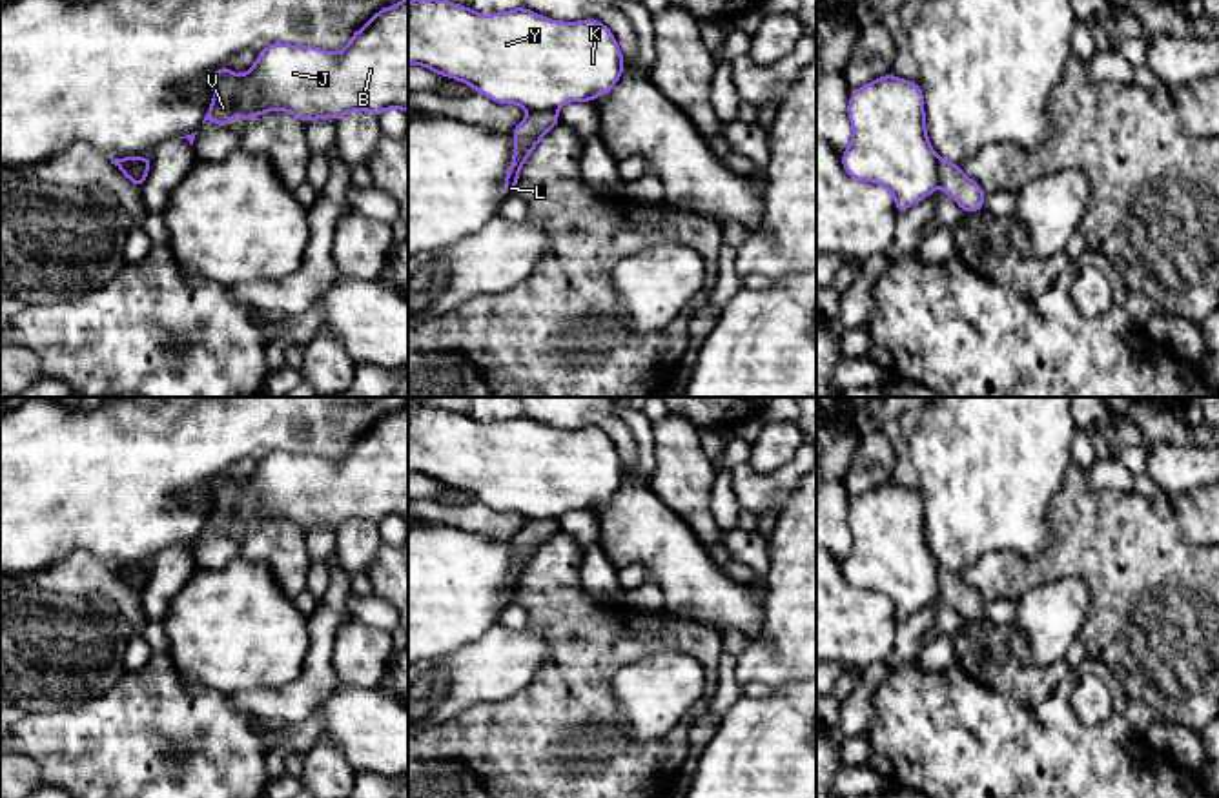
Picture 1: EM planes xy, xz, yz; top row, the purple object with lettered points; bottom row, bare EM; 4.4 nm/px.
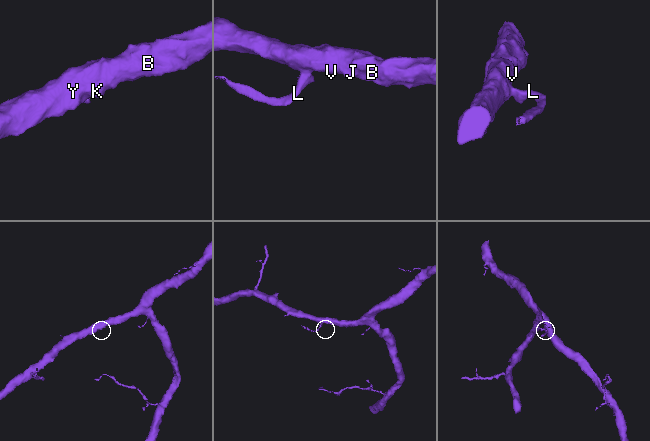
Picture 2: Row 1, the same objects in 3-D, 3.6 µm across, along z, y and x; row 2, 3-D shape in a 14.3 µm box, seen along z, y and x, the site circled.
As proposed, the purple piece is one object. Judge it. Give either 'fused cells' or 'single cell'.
fused cells

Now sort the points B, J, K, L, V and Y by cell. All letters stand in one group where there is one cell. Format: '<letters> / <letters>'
B J K V Y / L

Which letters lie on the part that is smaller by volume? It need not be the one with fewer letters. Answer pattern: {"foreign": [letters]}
{"foreign": ["L"]}

